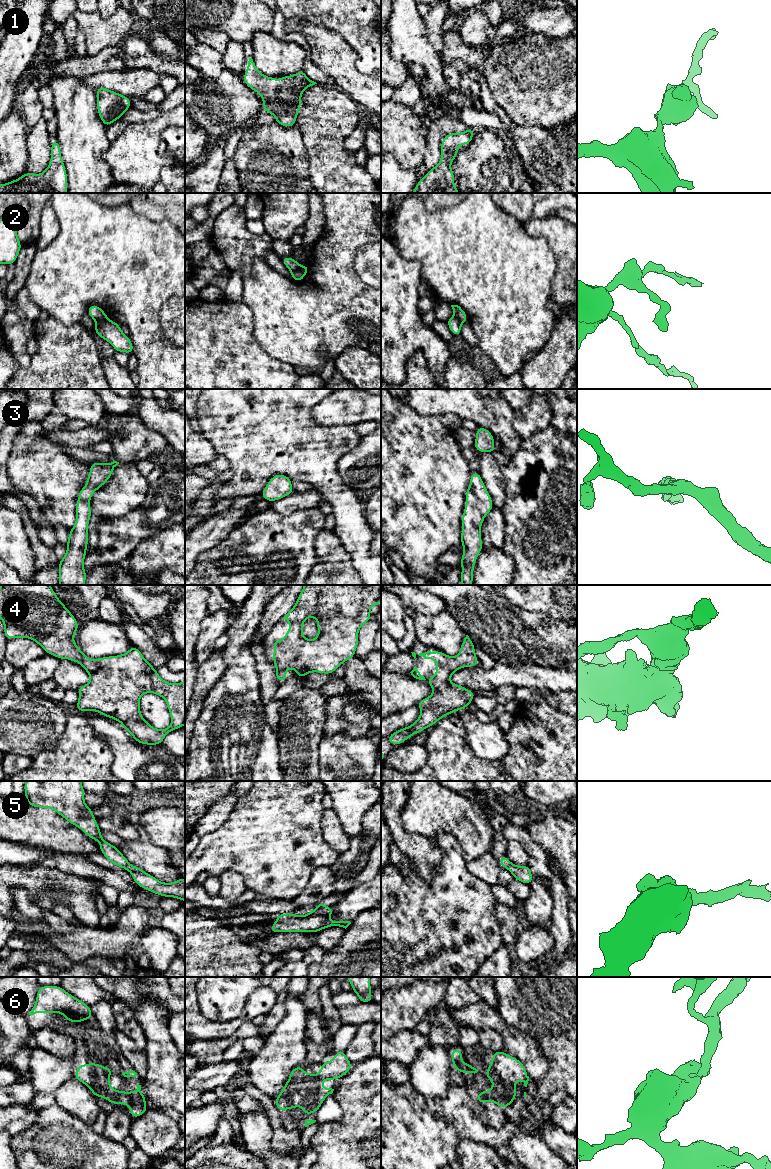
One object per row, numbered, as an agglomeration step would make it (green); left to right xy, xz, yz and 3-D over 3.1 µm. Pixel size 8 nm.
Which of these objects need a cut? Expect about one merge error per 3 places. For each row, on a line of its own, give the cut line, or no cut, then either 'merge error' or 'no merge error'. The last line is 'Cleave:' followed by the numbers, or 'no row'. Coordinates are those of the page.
1: no cut | no merge error
2: xz (290, 270), (302, 270), (305, 273) | merge error
3: no cut | no merge error
4: no cut | no merge error
5: xz (326, 906), (315, 910) | merge error
6: no cut | no merge error
Cleave: 2, 5

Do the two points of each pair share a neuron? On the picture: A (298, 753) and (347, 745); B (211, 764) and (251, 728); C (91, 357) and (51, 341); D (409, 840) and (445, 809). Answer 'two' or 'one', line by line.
A: two
B: one
C: one
D: two

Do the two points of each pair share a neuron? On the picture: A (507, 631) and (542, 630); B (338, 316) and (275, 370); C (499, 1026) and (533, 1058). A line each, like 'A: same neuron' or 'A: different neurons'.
A: same neuron
B: different neurons
C: same neuron

